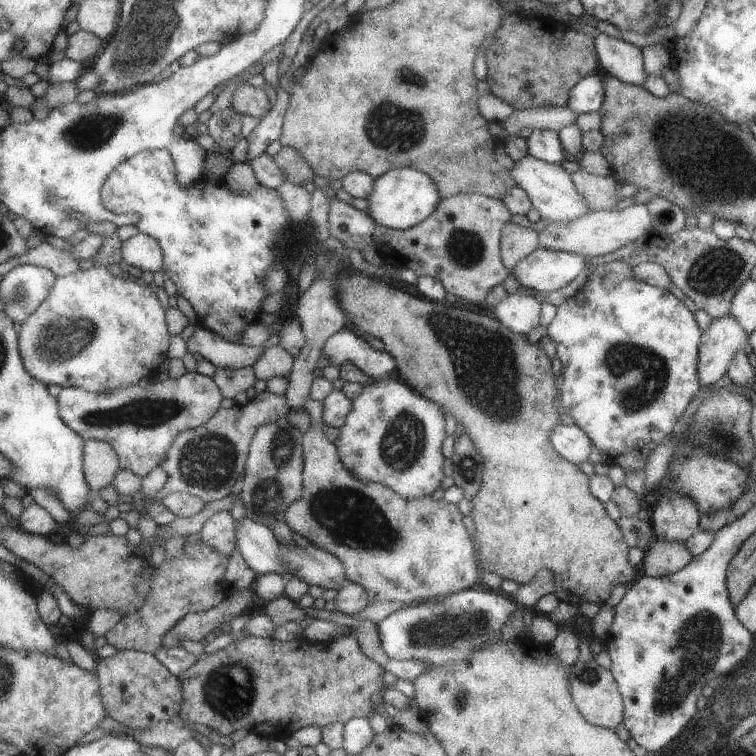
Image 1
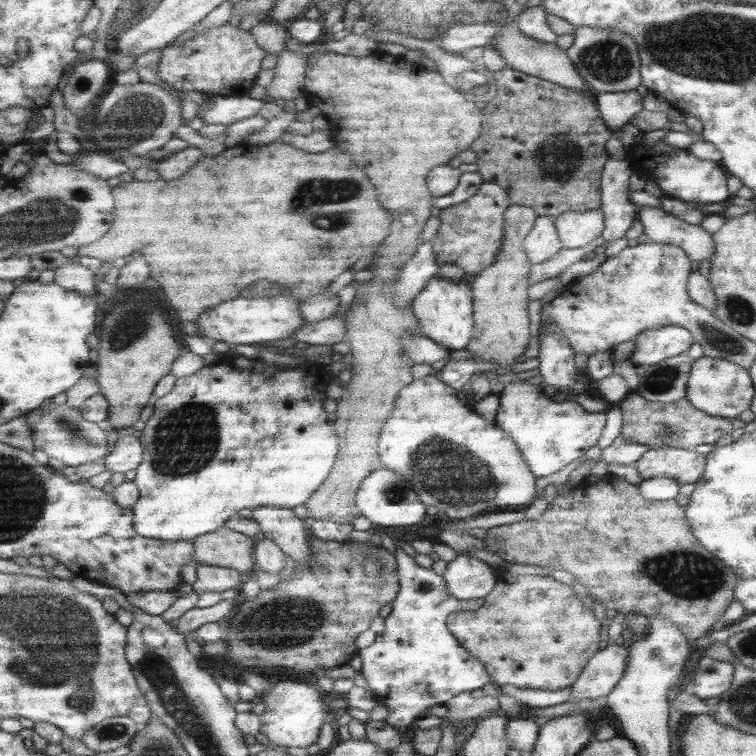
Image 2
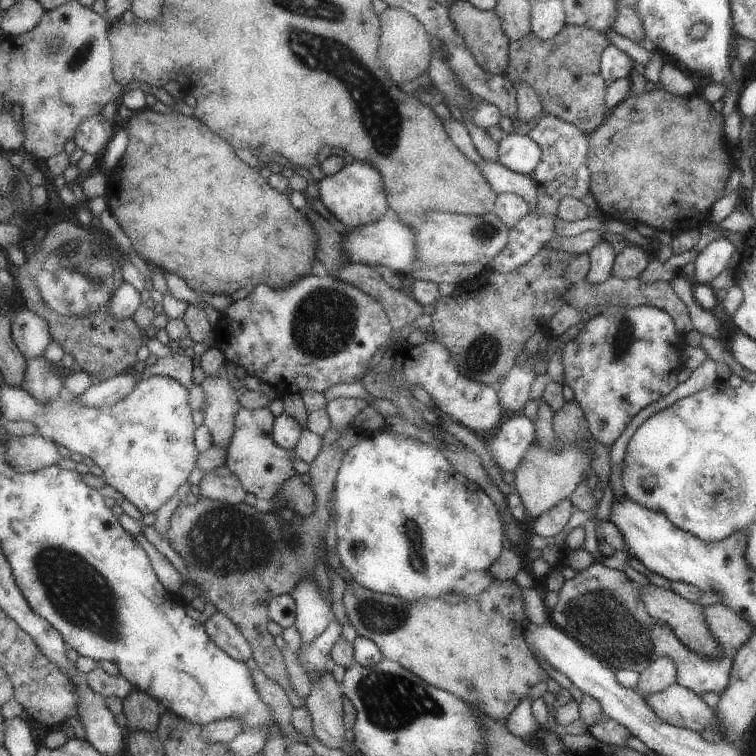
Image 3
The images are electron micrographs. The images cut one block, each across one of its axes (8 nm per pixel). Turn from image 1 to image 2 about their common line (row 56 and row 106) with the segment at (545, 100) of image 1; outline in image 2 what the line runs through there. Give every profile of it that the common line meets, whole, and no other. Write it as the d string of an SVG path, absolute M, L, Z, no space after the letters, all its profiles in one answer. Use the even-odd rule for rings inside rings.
M507 67L491 75L495 81L495 96L480 110L481 130L469 145L477 157L477 174L483 181L503 188L510 205L531 208L537 217L554 219L566 211L579 213L599 209L599 179L607 160L603 144L610 138L611 130L599 118L594 95L577 93Z

